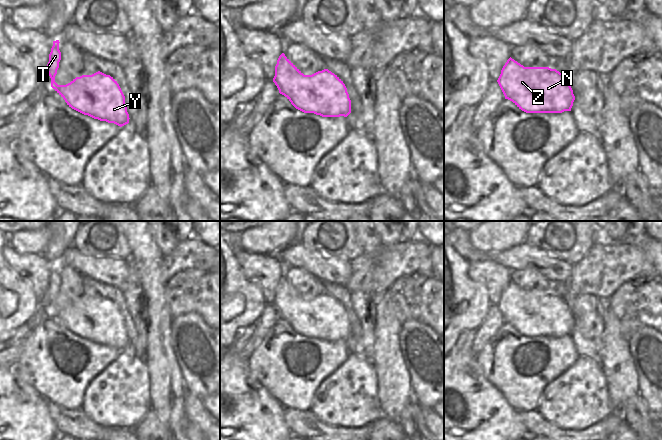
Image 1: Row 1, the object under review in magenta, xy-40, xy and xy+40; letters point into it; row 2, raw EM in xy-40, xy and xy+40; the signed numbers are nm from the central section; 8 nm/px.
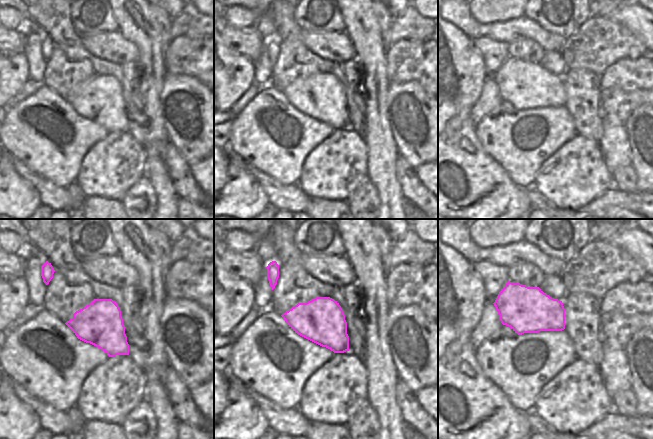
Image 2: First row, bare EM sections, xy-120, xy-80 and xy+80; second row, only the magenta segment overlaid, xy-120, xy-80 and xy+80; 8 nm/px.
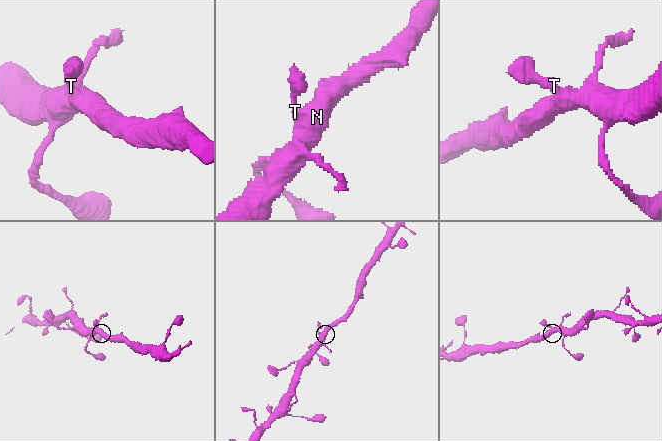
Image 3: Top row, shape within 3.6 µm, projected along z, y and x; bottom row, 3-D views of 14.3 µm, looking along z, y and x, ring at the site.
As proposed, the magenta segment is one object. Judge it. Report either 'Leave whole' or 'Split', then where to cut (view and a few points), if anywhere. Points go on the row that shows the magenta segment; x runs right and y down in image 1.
Leave whole. No split

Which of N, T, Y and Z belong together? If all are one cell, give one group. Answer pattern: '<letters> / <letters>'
N T Y Z

